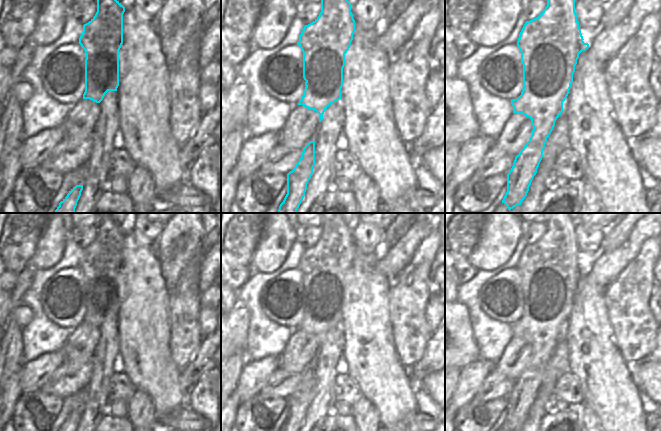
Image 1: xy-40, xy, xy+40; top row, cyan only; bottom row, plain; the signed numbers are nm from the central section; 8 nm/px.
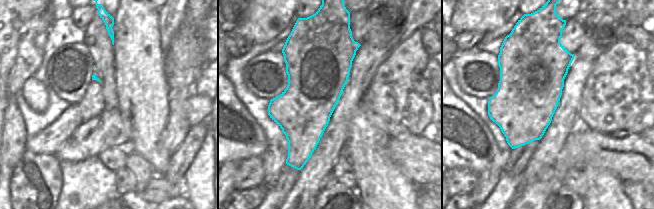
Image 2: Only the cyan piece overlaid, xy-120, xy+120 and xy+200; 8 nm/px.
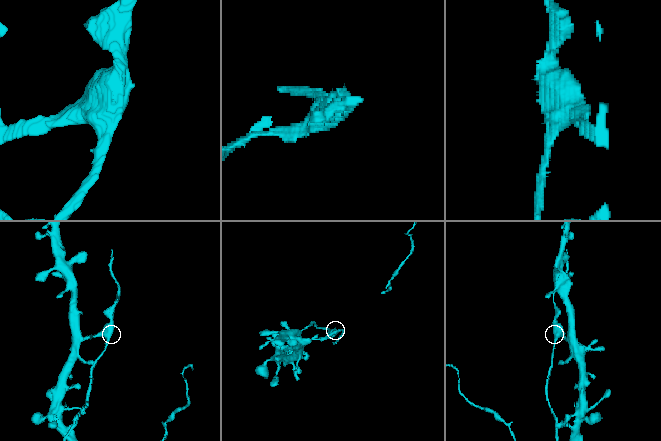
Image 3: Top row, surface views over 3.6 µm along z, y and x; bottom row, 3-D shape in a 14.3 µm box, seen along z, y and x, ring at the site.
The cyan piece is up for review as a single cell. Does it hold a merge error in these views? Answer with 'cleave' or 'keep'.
cleave

